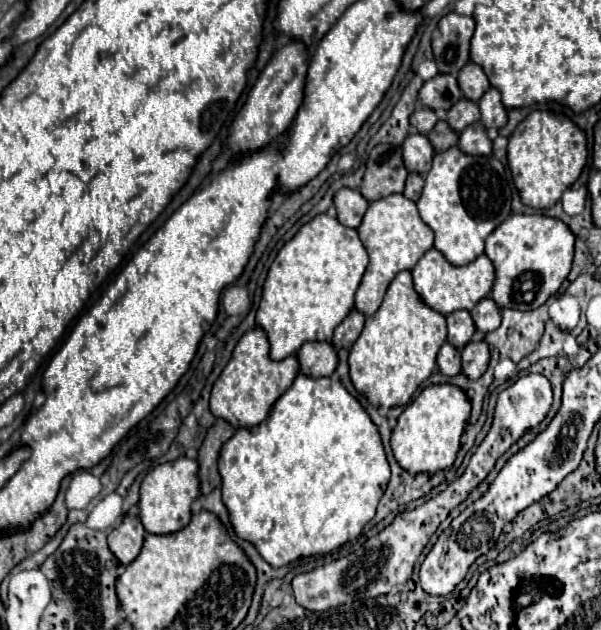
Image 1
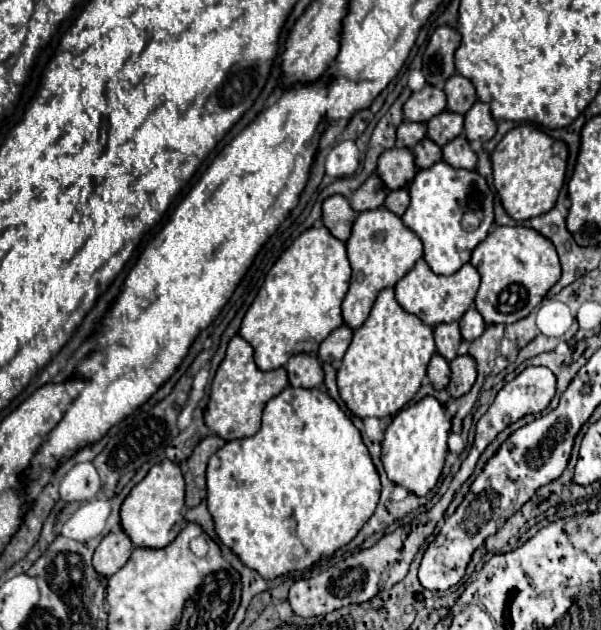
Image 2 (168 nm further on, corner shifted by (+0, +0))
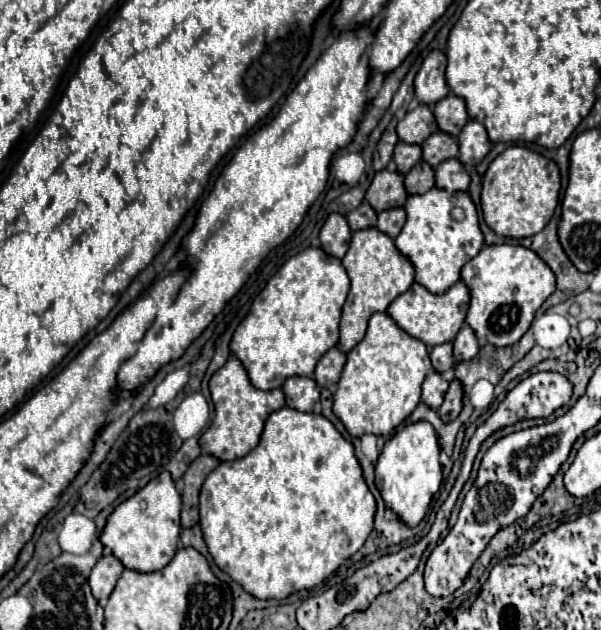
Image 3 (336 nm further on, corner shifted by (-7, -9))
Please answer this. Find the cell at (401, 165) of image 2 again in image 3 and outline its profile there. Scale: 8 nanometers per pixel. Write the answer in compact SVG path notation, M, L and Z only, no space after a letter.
M387 169L375 175L375 179L371 181L365 193L365 203L369 203L377 213L403 207L405 201L407 201L407 193L403 187L403 177Z

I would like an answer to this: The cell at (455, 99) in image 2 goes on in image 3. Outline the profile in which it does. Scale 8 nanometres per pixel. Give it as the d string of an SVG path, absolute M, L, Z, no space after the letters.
M449 93L445 99L437 101L433 105L433 113L435 113L435 121L439 125L439 131L443 131L451 137L457 137L461 133L463 125L469 121L465 101L453 93Z

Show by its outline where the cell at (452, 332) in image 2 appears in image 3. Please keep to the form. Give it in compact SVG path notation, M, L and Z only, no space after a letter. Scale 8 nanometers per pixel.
M445 343L445 345L437 345L429 351L429 357L431 357L431 365L437 373L443 373L443 371L449 371L453 369L455 361L453 361L453 347L451 343Z

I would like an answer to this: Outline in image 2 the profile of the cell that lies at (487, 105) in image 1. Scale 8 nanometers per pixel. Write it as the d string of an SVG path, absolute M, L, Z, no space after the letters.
M476 102L464 116L464 130L466 130L466 138L470 142L486 142L496 134L496 120L492 118L492 112L488 108L488 104L484 102Z

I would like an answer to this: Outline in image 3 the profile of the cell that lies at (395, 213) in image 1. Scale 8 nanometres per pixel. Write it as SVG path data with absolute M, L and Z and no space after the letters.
M375 227L353 233L353 237L349 241L349 249L347 249L345 257L341 259L341 265L345 267L345 271L349 275L351 289L349 289L347 301L341 311L337 347L343 349L343 353L349 353L363 339L369 317L377 311L385 311L395 297L399 297L413 285L415 271L413 271L413 265L409 263L409 259L403 257L395 249L393 239Z

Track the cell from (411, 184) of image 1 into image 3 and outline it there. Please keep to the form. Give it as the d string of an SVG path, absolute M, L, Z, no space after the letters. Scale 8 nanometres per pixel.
M397 207L397 209L387 209L387 211L379 213L375 227L381 233L385 233L385 235L395 239L401 233L403 225L405 225L405 211L401 207Z

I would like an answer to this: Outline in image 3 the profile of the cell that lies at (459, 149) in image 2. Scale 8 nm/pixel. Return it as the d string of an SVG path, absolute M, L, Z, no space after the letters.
M447 159L447 161L443 161L443 165L435 167L435 187L447 189L447 193L467 191L469 173L457 159Z

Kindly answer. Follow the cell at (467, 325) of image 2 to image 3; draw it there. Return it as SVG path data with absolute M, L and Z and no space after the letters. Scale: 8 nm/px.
M463 325L463 329L453 339L453 359L457 363L469 361L471 357L475 357L477 351L479 351L479 341L477 341L475 333L471 331L471 327Z

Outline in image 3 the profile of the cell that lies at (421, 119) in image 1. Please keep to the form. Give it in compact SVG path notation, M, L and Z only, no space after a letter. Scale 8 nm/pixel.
M399 141L399 145L395 145L395 151L393 151L393 161L397 165L397 173L405 175L409 173L411 167L415 167L421 161L421 147Z

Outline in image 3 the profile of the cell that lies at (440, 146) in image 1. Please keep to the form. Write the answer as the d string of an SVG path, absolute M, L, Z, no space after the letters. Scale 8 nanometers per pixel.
M421 161L419 165L415 165L403 179L403 185L407 189L409 195L415 193L427 193L427 189L431 189L435 185L435 177L433 177L433 169L431 165L427 165L425 161Z

